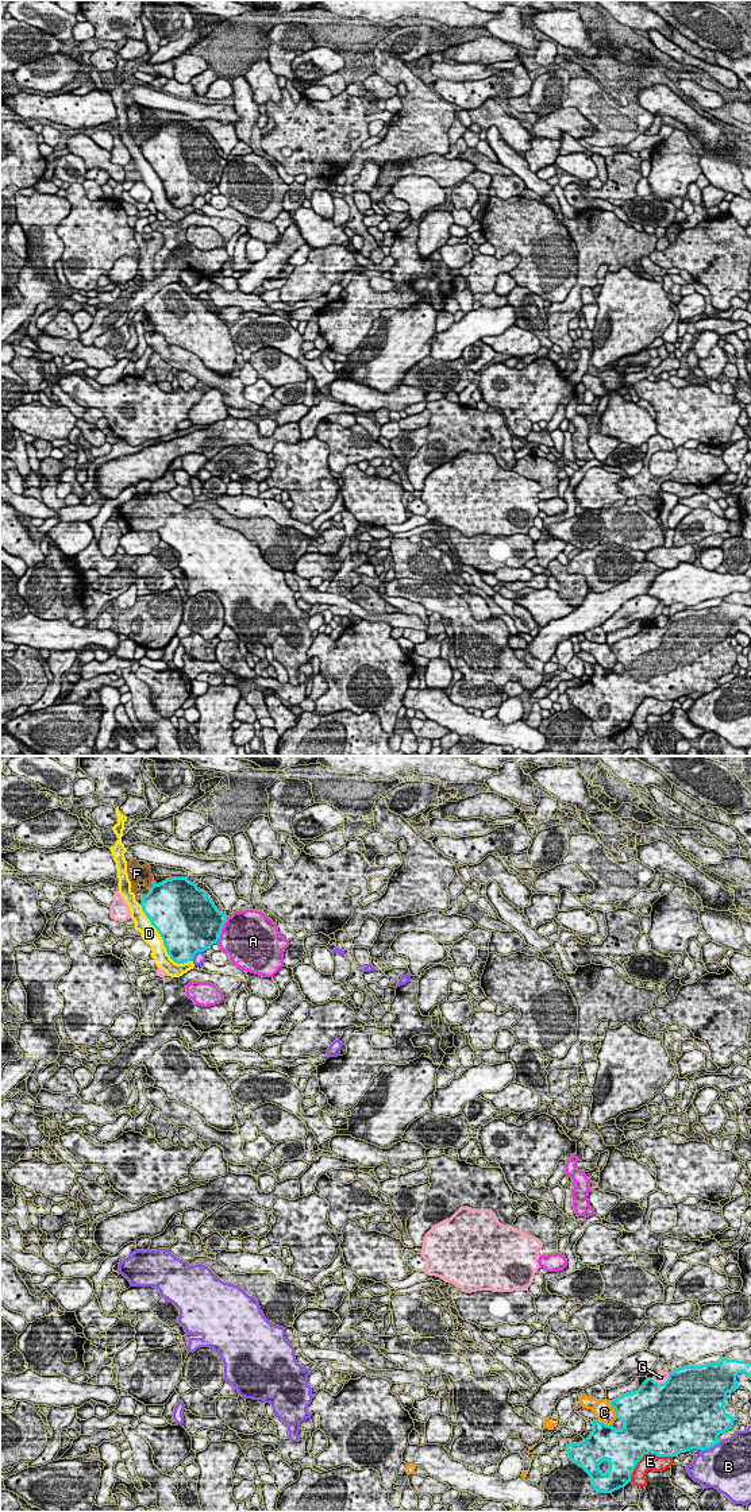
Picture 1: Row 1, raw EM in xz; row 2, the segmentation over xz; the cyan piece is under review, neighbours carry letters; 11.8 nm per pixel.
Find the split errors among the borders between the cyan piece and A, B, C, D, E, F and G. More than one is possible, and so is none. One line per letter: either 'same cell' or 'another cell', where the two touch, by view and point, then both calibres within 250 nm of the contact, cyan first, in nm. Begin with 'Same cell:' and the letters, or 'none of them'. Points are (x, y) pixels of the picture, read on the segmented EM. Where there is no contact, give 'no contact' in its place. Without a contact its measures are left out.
Same cell: none of them
A: another cell; contact xz (220, 930); calibres 500 and 480 nm
B: another cell; contact xz (711, 1446); calibres 460 and 480 nm
C: another cell; contact xz (613, 1408); calibres 380 and 220 nm
D: another cell; contact xz (164, 941); calibres 500 and 190 nm
E: another cell; contact xz (644, 1453); calibres 500 and 190 nm
F: another cell; contact xz (151, 882); calibres 380 and 200 nm
G: another cell; contact xz (662, 1384); calibres 500 and 160 nm

